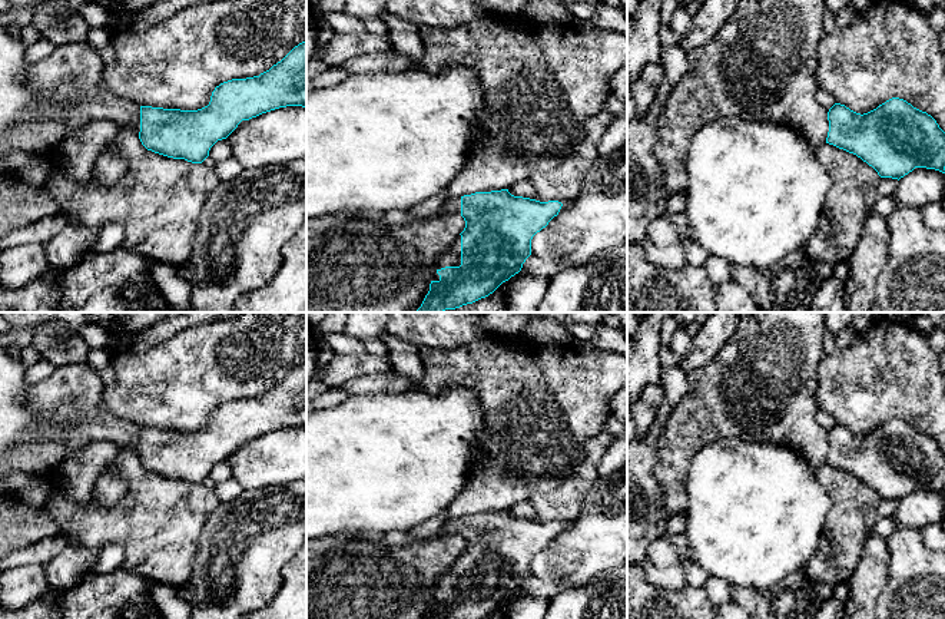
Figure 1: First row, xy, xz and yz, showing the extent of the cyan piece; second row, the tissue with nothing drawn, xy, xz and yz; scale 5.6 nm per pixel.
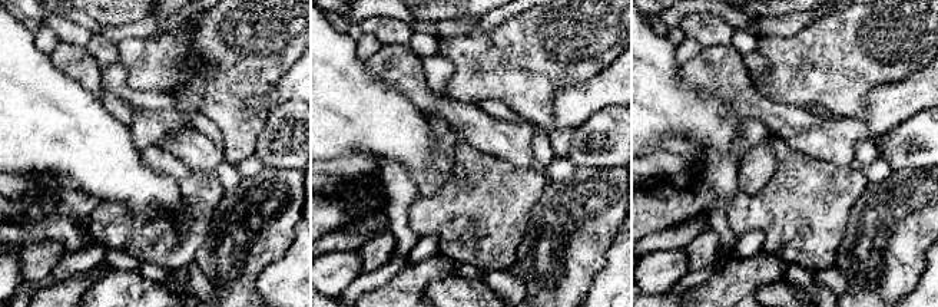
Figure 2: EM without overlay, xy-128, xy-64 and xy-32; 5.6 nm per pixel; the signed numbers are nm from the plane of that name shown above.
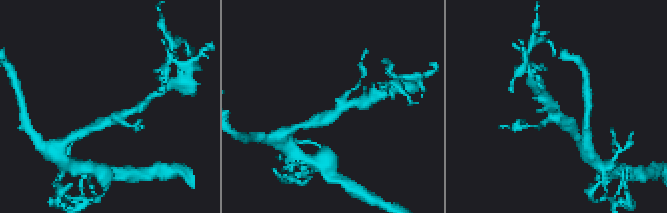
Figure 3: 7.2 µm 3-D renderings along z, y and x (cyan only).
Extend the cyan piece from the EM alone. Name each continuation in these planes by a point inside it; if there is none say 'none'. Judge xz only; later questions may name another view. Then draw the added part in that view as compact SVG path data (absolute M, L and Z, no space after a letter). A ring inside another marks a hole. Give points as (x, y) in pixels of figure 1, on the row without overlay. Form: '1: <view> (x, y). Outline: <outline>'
1: xz (453, 526). Outline: M461 519L445 520L437 536L441 536L441 534L458 534L458 536L461 536Z
2: xz (451, 578). Outline: M458 556L452 566L438 577L435 583L435 593L432 596L432 602L440 602L440 596L437 595L438 590L460 586L461 586L461 556Z

